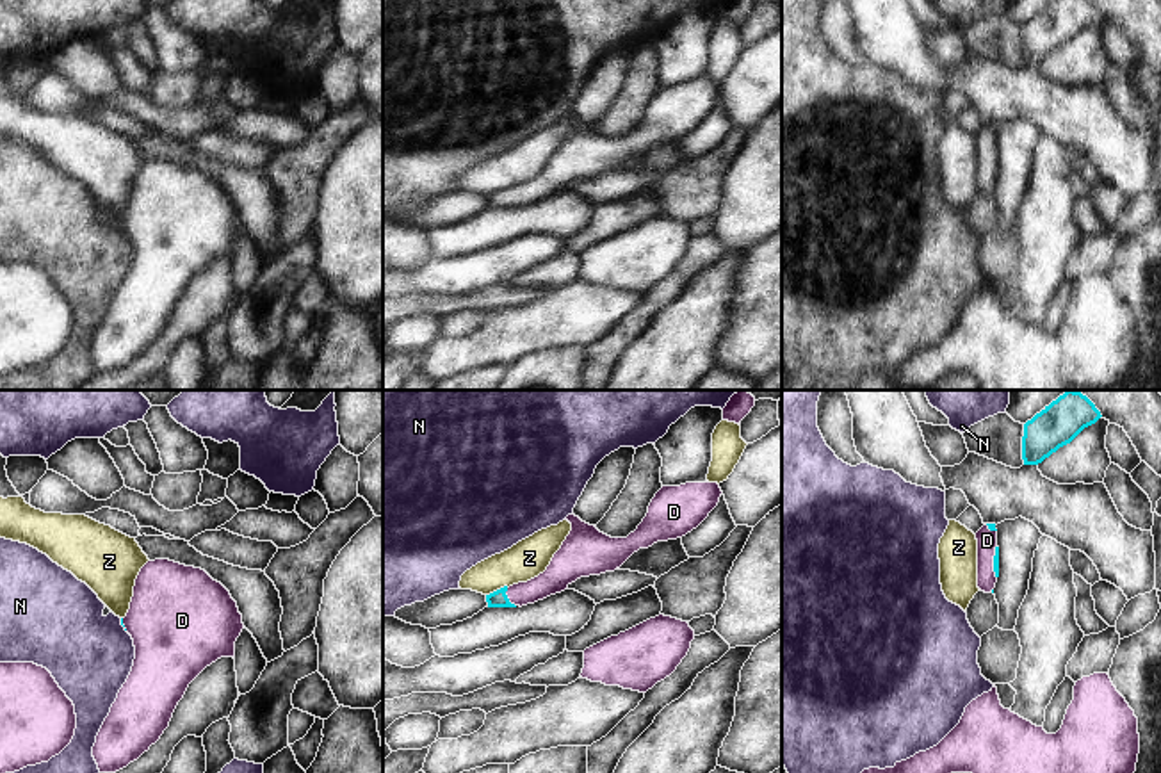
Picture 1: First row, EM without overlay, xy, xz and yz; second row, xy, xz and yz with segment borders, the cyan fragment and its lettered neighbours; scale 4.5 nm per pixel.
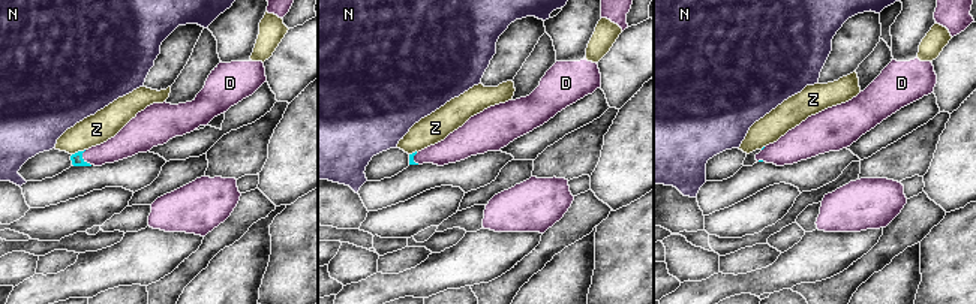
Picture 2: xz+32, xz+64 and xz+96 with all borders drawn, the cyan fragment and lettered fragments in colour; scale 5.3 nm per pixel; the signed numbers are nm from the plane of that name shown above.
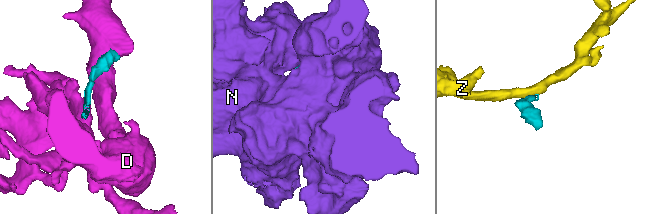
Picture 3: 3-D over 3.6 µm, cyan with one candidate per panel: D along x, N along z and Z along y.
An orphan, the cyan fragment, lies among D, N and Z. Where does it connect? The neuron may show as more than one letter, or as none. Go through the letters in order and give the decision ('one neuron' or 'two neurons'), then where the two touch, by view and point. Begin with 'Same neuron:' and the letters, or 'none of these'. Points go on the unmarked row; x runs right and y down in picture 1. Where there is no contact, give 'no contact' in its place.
Same neuron: D
D: one neuron; meets cyan in xz at (506, 198)
N: two neurons; meets cyan in xy at (121, 225)
Z: two neurons; meets cyan in xz at (497, 191)

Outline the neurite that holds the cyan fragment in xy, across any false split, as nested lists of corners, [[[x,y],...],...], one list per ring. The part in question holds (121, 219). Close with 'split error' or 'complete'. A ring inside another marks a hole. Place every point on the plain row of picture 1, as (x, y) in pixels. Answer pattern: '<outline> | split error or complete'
[[[169,160],[141,169],[121,226],[134,240],[135,260],[93,347],[100,374],[116,374],[148,353],[169,328],[189,285],[217,260],[235,258],[235,242],[244,230],[237,203],[221,183],[201,169]]] | split error

